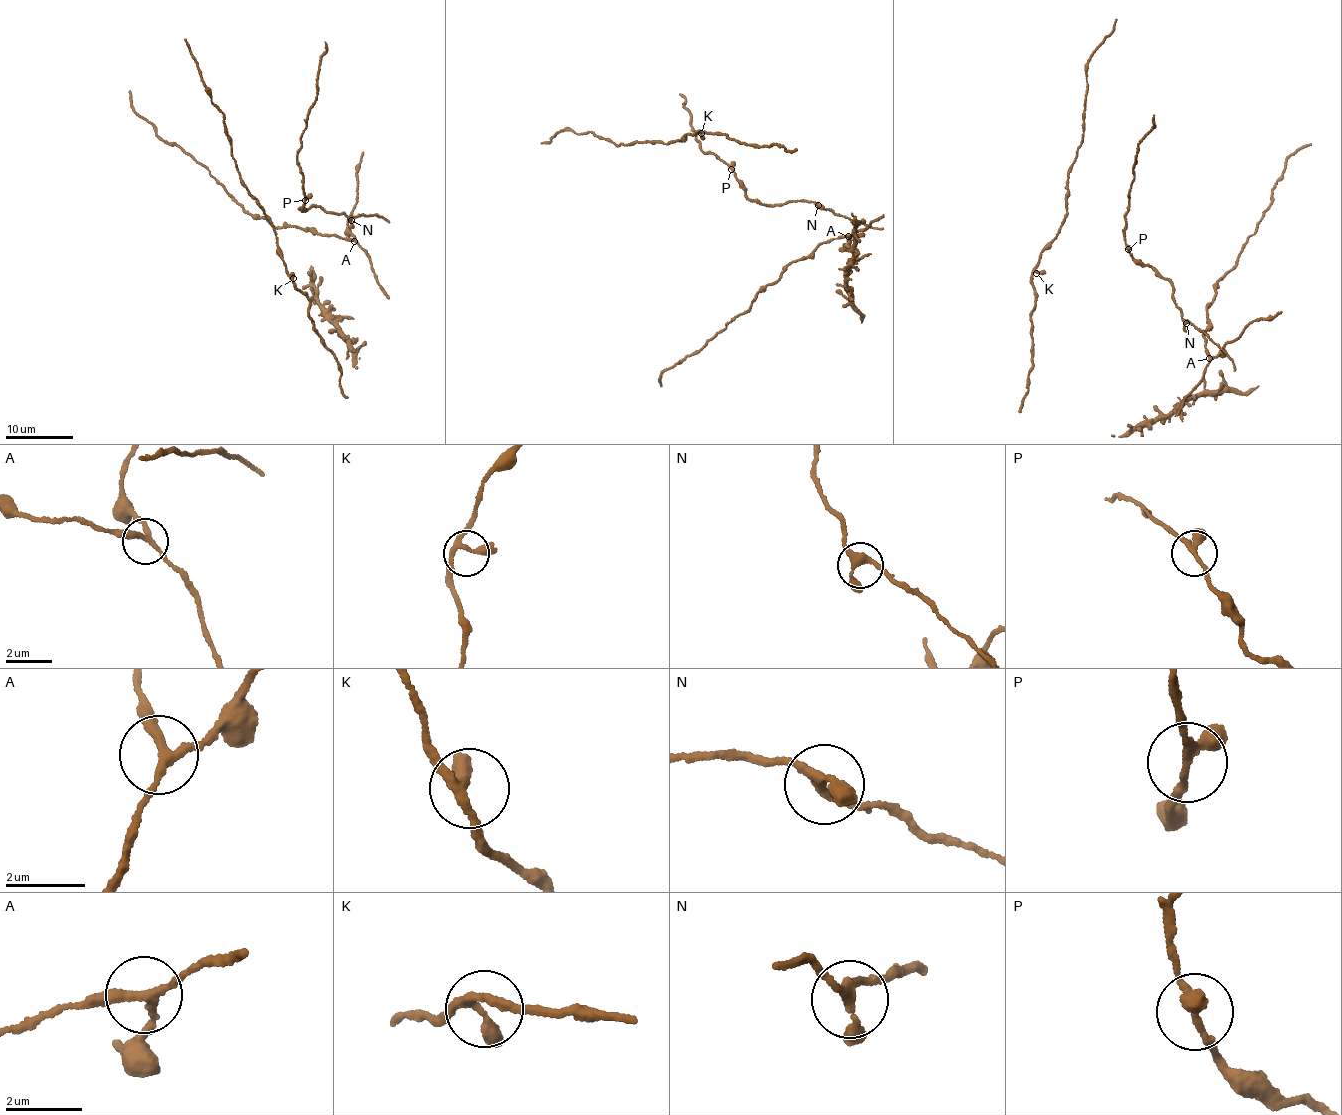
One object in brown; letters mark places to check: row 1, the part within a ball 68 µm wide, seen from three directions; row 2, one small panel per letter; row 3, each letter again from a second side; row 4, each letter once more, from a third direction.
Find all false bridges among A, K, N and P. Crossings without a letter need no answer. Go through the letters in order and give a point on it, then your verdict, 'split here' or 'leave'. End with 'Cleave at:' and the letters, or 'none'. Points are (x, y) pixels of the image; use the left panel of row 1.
A: place (354, 241); leave
K: place (293, 278); leave
N: place (351, 220); leave
P: place (305, 200); leave
Cleave at: none

